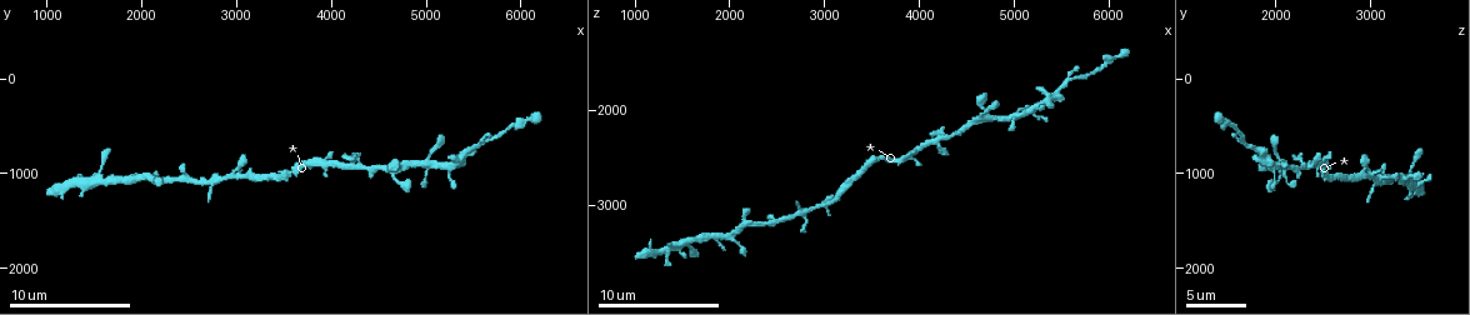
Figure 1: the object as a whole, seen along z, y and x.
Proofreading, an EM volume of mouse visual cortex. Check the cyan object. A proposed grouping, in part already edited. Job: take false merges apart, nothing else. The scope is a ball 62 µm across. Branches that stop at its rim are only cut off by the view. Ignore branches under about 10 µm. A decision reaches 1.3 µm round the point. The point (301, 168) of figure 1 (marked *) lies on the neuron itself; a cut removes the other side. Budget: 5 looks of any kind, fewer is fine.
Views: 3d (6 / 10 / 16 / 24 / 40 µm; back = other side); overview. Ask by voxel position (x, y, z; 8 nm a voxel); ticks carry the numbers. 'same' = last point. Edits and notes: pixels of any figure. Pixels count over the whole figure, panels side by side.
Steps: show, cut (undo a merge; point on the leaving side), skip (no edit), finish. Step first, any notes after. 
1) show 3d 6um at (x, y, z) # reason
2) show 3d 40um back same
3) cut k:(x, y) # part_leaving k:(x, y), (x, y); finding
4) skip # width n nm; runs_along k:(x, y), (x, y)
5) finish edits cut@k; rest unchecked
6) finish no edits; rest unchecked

show 3d 10um at (4360, 940, 2280) # a narrow waist

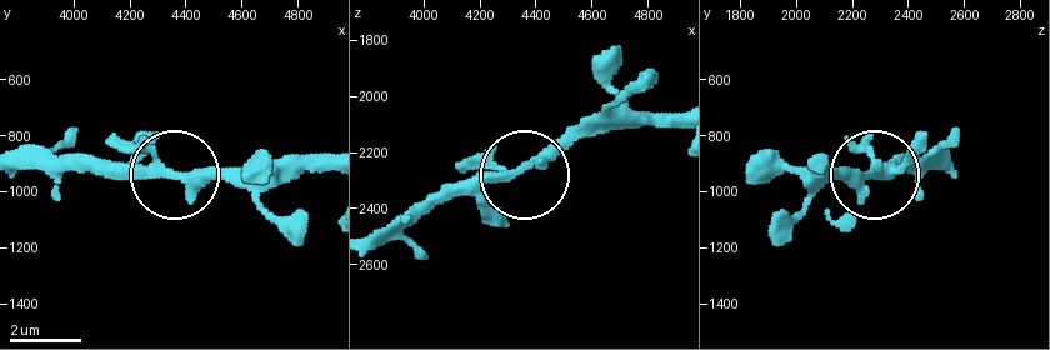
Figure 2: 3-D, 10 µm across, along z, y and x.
skip # continuous, no second neuron

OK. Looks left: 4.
show 3d 10um at (5240, 920, 1980)

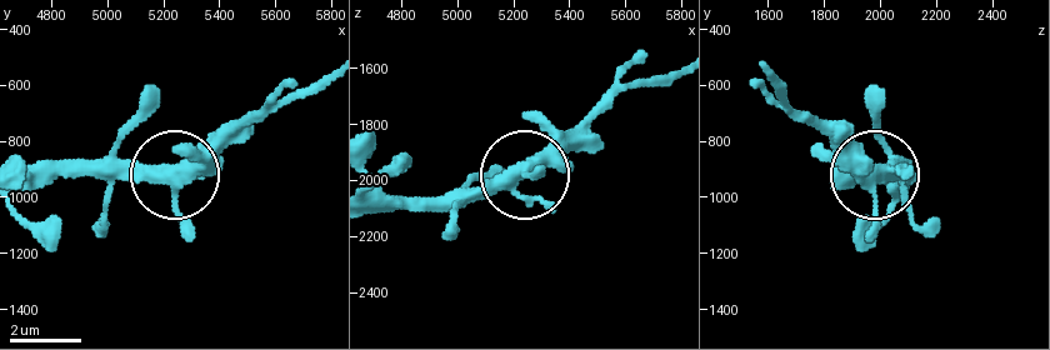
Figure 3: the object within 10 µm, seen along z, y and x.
skip # arms 4; one neuron here

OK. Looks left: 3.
show 3d 6um at (2840, 1020, 3020) # three arms meet

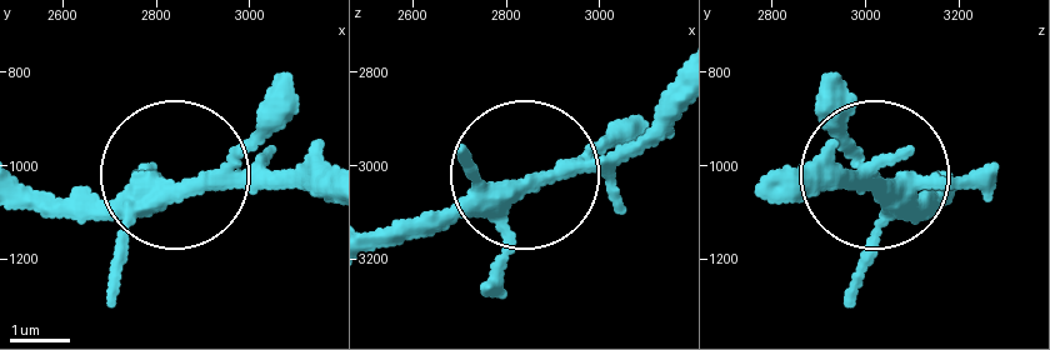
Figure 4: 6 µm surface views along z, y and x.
skip # width 270 nm; runs_along 4:(666, 111), (621, 146), (383, 231); continuous, no second neuron

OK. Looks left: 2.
finish no edits; rest unchecked

